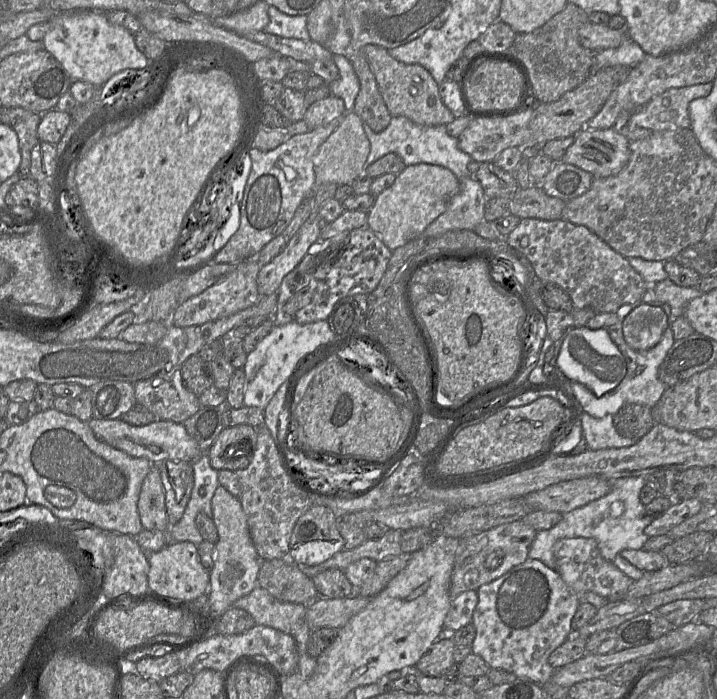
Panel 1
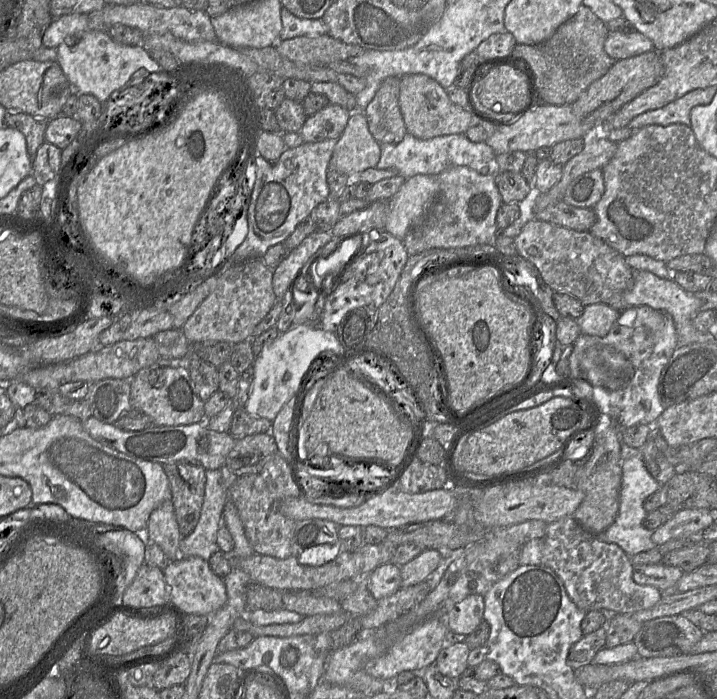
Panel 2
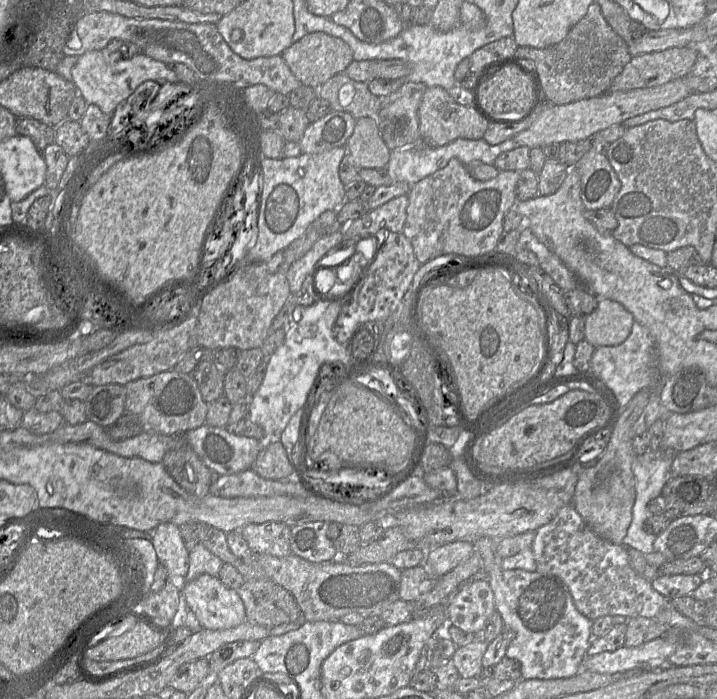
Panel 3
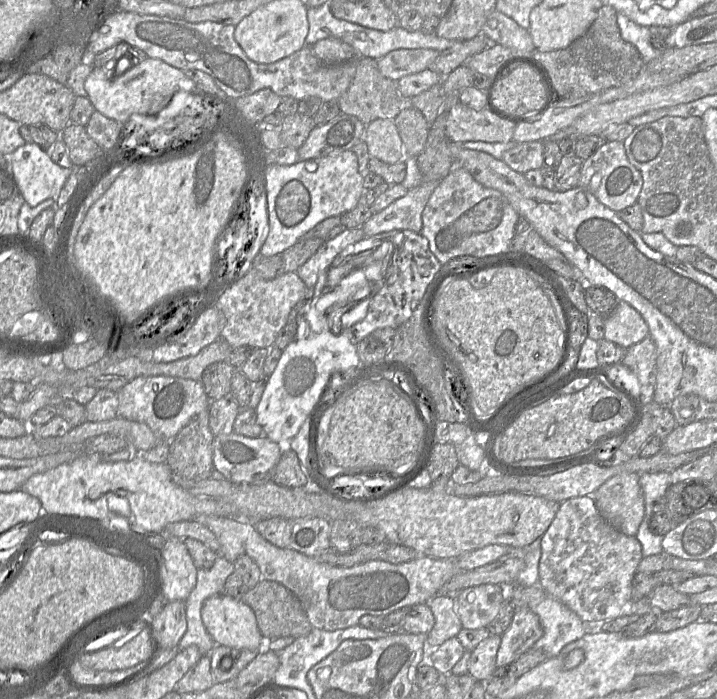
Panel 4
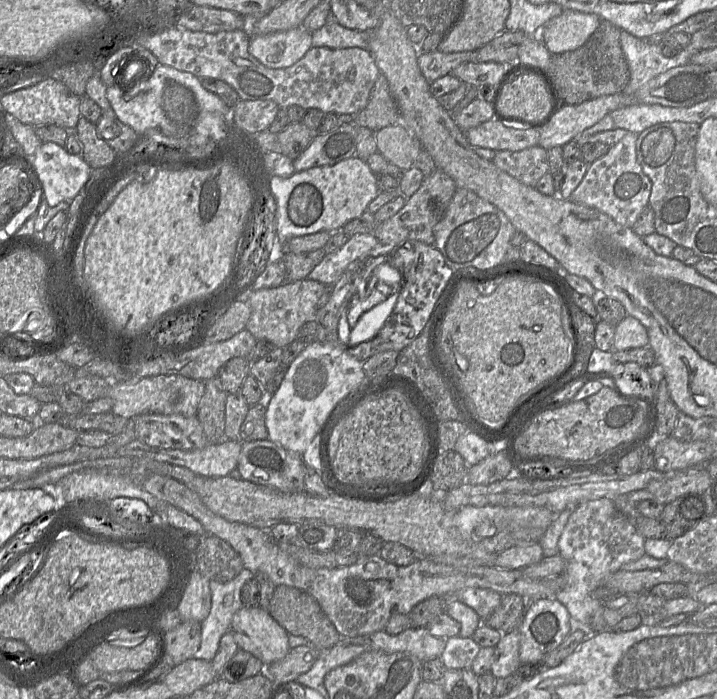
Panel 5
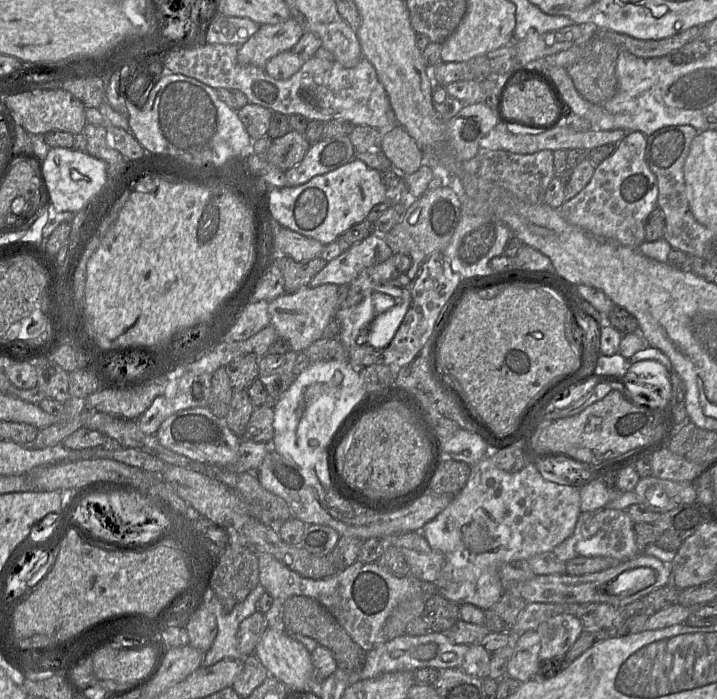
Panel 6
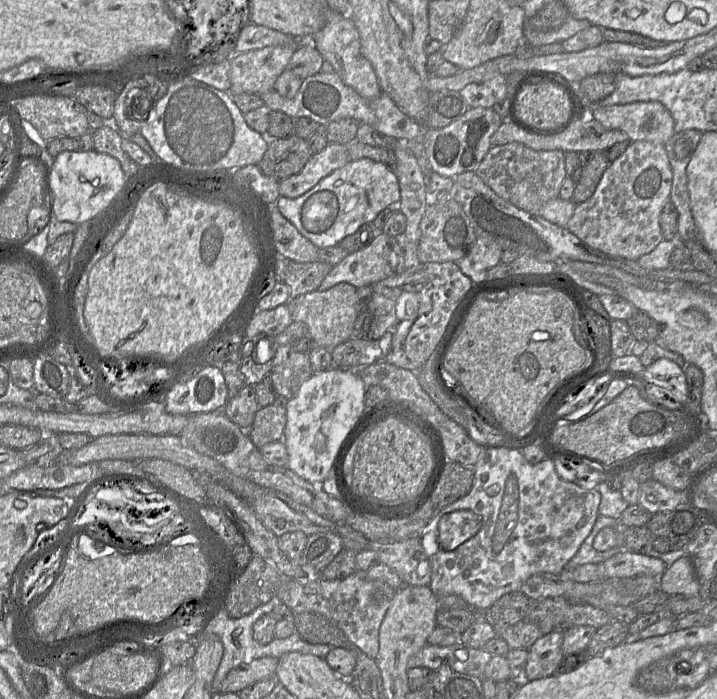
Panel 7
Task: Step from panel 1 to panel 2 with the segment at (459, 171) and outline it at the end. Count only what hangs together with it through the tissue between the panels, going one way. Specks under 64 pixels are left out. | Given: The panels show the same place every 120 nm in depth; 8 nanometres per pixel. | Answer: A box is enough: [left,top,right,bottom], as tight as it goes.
[378,133,496,179]

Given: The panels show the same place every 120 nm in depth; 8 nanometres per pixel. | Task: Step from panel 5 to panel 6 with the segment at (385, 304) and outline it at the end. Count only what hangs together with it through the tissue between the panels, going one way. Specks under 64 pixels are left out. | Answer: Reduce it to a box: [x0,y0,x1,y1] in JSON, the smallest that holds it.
[367,301,407,349]

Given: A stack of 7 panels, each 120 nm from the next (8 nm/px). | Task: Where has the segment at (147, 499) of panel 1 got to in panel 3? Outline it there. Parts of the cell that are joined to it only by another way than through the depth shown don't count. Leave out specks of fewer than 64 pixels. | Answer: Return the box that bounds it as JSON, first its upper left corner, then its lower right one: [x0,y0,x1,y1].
[143,522,189,583]

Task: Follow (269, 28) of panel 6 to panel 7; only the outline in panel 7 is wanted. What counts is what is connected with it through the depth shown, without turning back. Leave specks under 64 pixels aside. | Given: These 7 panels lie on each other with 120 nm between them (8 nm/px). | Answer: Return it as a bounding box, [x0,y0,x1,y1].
[230,46,296,95]

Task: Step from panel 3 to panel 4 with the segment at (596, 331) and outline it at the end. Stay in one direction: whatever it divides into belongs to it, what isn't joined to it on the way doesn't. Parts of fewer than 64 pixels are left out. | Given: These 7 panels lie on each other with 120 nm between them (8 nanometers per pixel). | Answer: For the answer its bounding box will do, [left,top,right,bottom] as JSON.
[604,300,649,348]

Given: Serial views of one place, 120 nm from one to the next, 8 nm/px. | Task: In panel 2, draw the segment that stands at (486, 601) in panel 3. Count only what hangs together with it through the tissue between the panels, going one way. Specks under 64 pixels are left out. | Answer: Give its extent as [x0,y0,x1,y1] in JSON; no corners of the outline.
[445,594,484,635]

